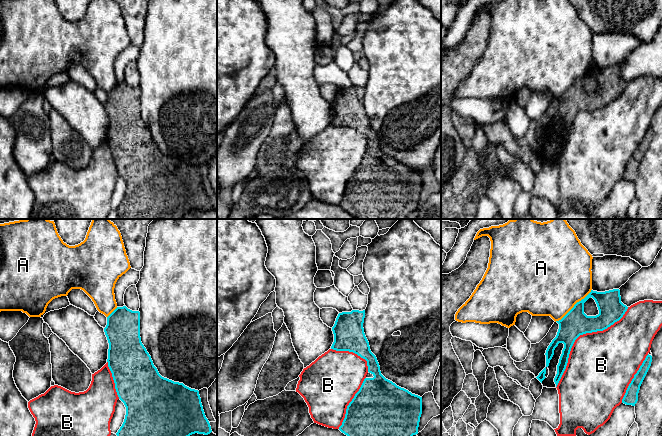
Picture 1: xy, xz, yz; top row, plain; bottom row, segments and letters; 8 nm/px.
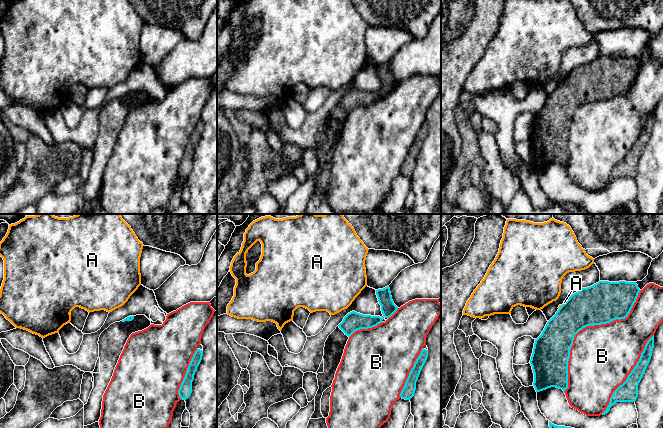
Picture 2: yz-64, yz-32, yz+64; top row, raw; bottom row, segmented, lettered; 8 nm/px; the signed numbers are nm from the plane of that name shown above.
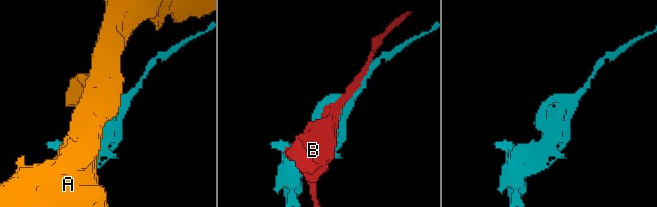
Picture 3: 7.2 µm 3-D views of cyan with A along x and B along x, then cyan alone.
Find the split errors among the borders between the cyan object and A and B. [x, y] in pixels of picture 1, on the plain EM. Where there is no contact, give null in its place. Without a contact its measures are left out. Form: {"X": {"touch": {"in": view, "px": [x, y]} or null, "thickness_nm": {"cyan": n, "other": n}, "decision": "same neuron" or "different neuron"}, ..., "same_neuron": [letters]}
{"A": {"touch": {"in": "yz", "px": [574, 82]}, "thickness_nm": {"cyan": 200, "other": 480}, "decision": "different neuron"}, "B": {"touch": {"in": "yz", "px": [579, 111]}, "thickness_nm": {"cyan": 200, "other": 460}, "decision": "different neuron"}, "same_neuron": []}

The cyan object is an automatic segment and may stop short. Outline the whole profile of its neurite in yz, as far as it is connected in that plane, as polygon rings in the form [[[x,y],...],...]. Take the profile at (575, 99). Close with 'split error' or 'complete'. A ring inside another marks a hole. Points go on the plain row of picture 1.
[[[613,65],[605,68],[591,68],[559,97],[559,105],[556,113],[552,116],[546,126],[546,143],[554,131],[554,126],[559,119],[564,120],[562,130],[557,141],[557,150],[554,154],[556,163],[566,145],[569,130],[575,116],[583,110],[603,107],[619,97],[628,83],[621,78],[620,66]],[[593,74],[597,80],[599,90],[596,92],[587,92],[584,89],[584,79]]]; complete

